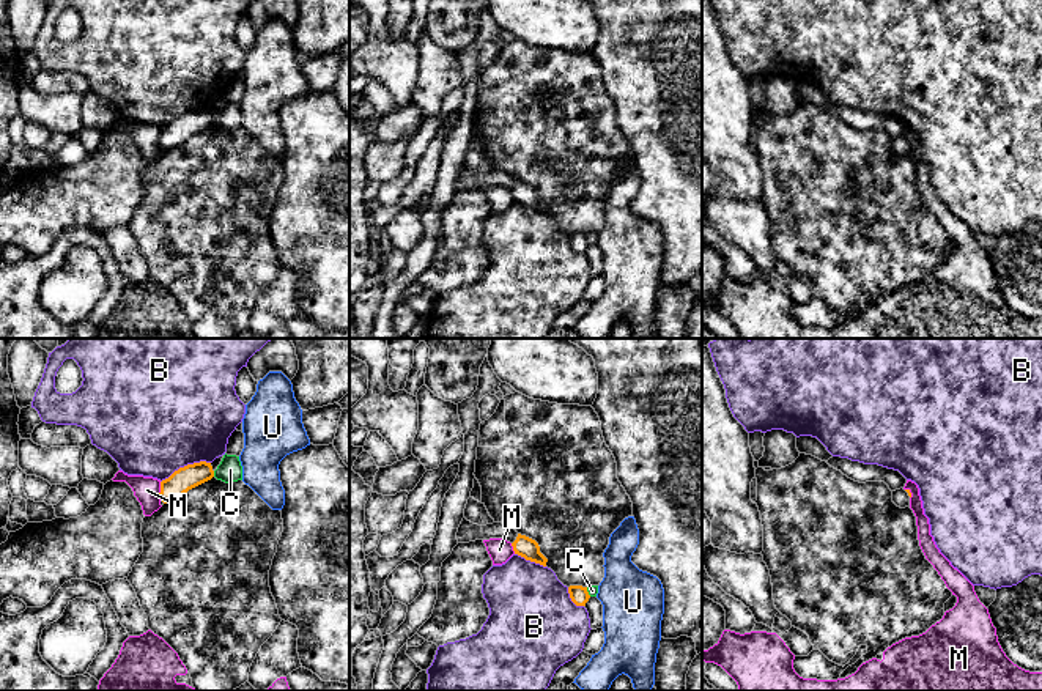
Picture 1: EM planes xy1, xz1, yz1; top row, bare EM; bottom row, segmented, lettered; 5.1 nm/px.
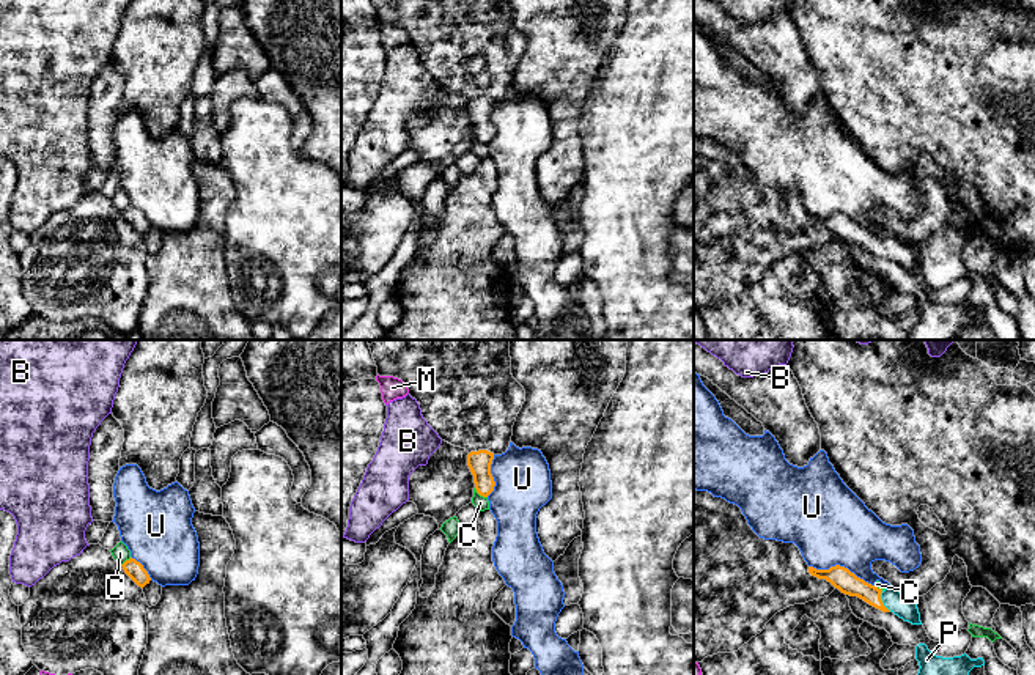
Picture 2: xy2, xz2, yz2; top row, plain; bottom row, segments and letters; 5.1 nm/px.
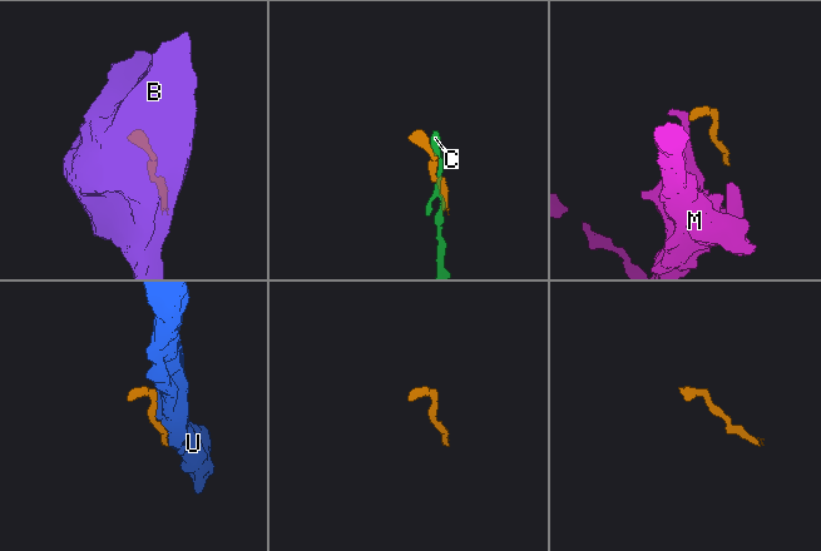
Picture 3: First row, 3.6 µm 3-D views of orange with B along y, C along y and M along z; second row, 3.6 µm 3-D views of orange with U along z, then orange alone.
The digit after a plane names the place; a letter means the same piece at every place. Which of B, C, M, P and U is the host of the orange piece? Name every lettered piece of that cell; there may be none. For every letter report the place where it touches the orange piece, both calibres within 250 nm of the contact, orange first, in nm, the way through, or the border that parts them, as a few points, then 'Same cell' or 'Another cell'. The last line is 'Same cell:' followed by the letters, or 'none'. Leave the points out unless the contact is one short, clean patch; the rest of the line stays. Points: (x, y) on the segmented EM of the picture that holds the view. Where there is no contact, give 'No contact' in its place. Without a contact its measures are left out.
B: Touches orange at xy1 (184, 466). Thickness 120 nm (orange) against 500 nm. Another cell
C: Touches orange at xz2 (480, 494). Thickness 120 nm (orange) against 70 nm. Another cell
M: Touches orange at xy1 (161, 491). Thickness 120 nm (orange) against 130 nm. Another cell
P: Touches orange at yz2 (881, 601). Thickness 110 nm (orange) against 120 nm. Path across: yz2 (840, 578), (881, 601), (898, 603). Same cell
U: Touches orange at yz2 (842, 567). Thickness 110 nm (orange) against 400 nm. Another cell
Same cell: P

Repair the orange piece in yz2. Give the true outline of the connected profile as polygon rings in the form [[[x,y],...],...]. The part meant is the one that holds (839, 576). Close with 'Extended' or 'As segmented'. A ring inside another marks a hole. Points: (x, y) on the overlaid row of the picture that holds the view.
[[[840,565],[829,570],[808,566],[808,573],[818,579],[826,579],[845,595],[857,596],[882,612],[893,612],[912,625],[922,625],[915,599],[893,587],[881,590]]]. Extended

